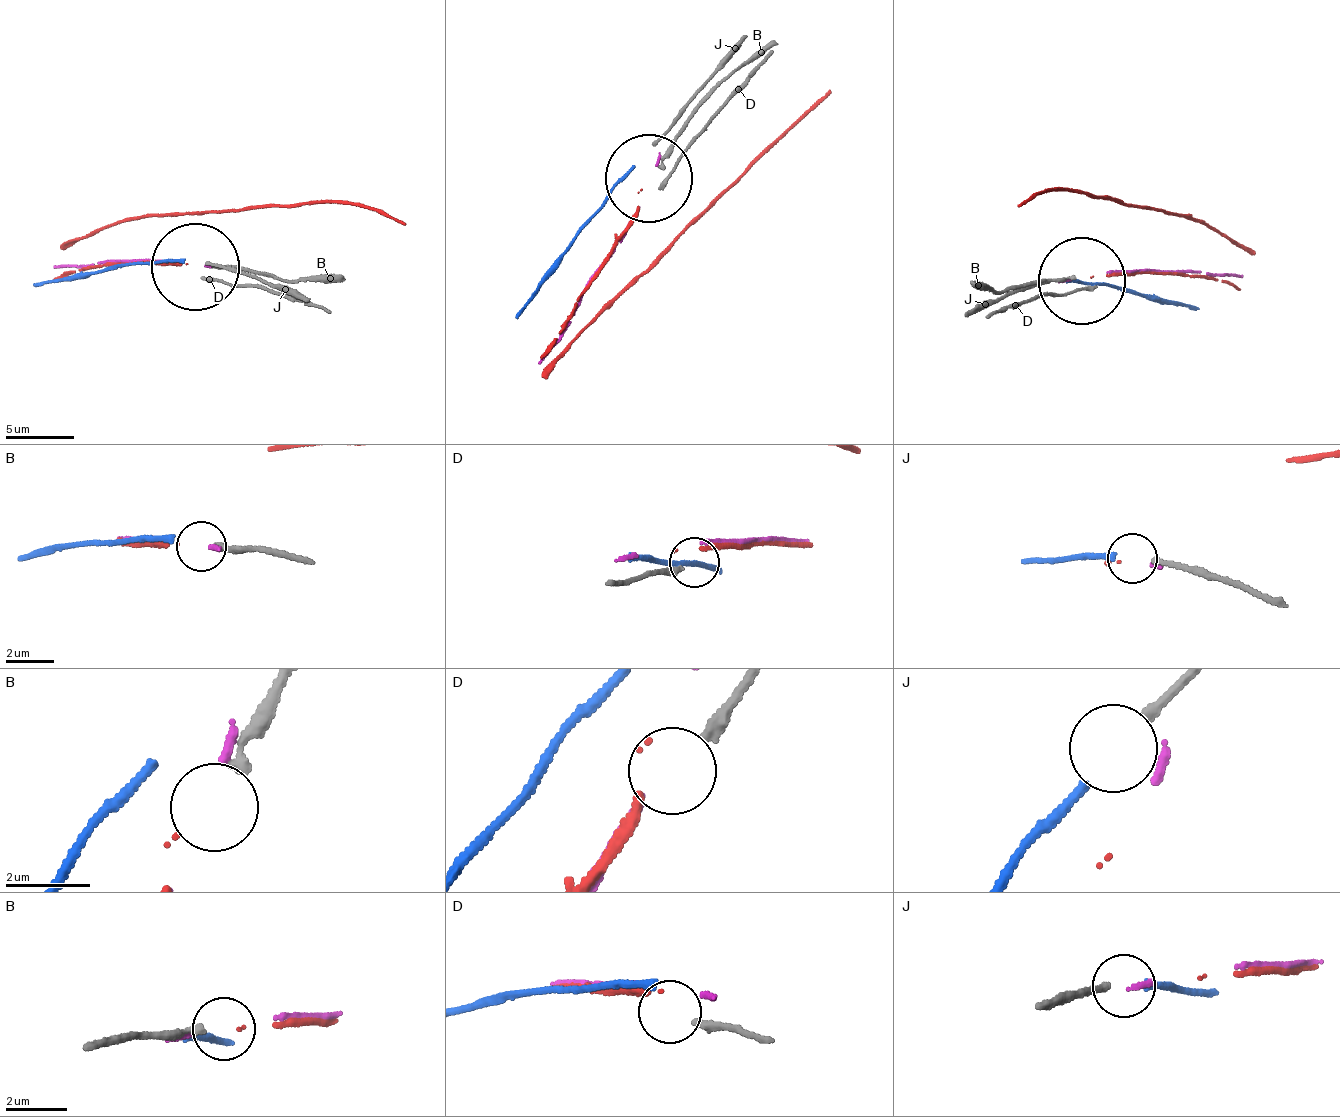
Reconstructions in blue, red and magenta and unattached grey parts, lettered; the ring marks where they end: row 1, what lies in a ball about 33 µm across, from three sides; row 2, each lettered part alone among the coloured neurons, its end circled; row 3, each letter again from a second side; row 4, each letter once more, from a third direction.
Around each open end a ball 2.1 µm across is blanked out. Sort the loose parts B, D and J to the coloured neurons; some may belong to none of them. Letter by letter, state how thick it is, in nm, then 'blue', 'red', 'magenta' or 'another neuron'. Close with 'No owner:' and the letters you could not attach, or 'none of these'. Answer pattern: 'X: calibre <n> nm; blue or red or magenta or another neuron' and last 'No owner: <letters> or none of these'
B: calibre 240 nm; another neuron
D: calibre 280 nm; another neuron
J: calibre 240 nm; blue
No owner: B, D

